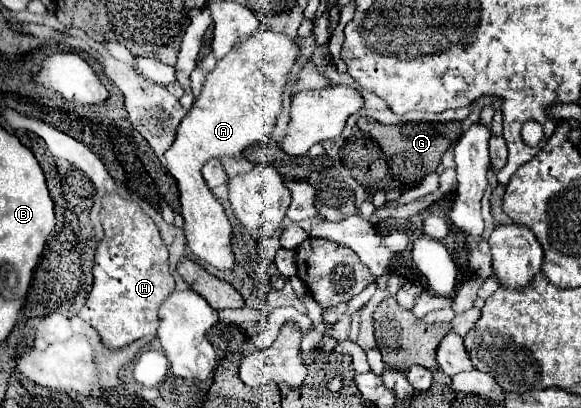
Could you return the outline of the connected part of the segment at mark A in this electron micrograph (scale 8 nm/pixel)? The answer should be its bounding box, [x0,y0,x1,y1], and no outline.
[165,30,299,270]

